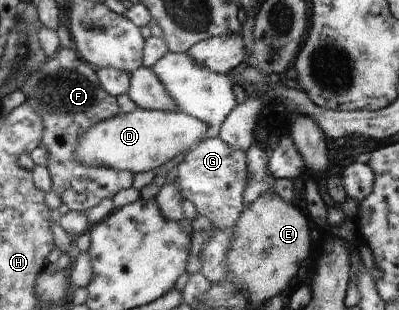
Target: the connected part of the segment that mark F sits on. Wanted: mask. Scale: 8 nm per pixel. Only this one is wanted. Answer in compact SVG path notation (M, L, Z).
M60 45L38 69L30 72L29 81L25 81L19 89L26 96L26 102L45 121L43 147L48 150L46 167L52 180L52 190L71 211L84 212L101 202L101 199L111 199L120 190L132 186L134 174L131 171L116 171L103 166L86 167L76 161L76 136L84 134L92 124L120 112L116 97L103 90L98 74L77 51Z

